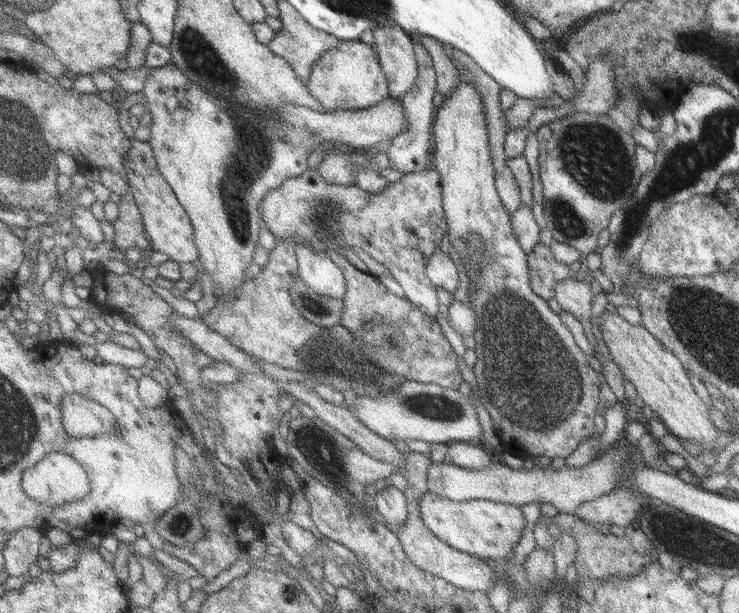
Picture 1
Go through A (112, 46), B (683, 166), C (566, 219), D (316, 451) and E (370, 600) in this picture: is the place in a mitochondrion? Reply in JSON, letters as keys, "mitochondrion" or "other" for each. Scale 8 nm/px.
{"A":"other","B":"mitochondrion","C":"mitochondrion","D":"mitochondrion","E":"other"}

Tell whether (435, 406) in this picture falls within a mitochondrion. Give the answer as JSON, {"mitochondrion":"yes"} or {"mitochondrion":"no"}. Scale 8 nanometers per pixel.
{"mitochondrion":"yes"}

